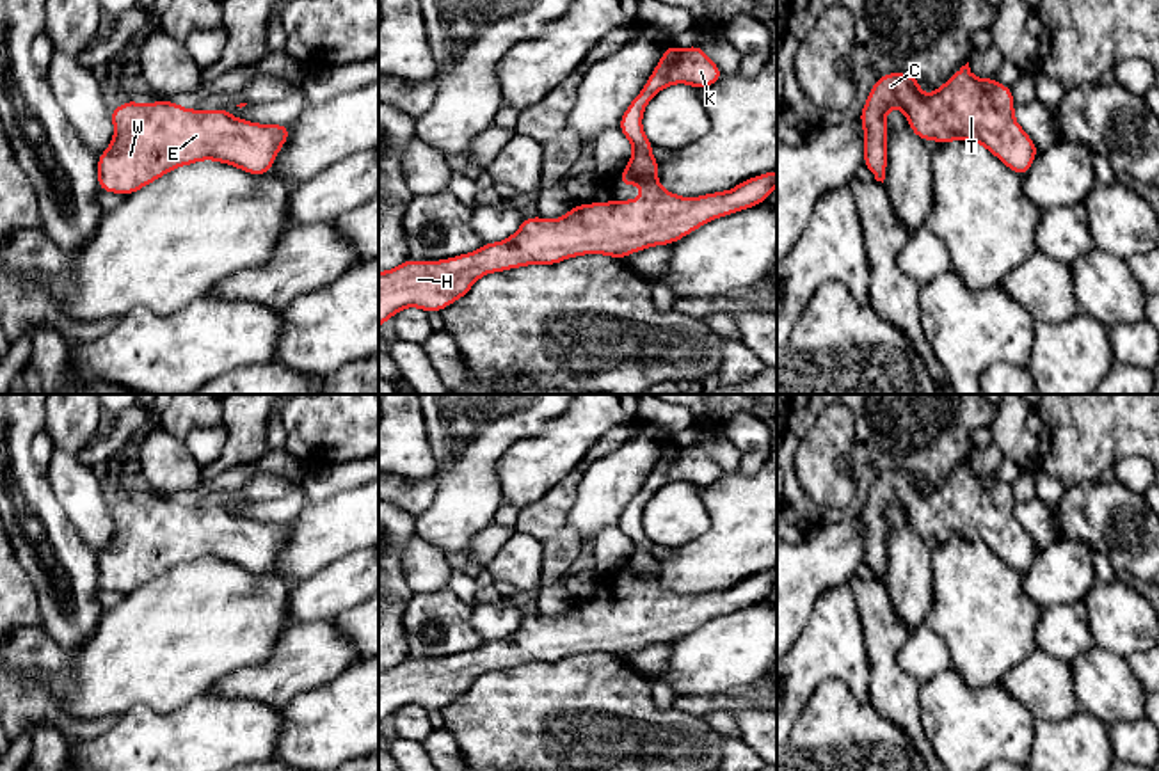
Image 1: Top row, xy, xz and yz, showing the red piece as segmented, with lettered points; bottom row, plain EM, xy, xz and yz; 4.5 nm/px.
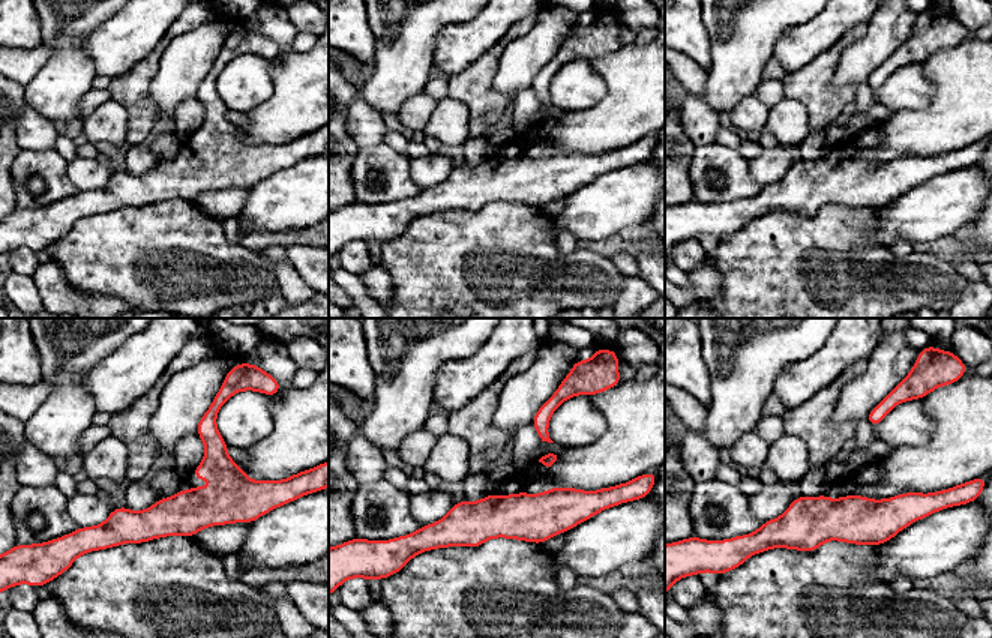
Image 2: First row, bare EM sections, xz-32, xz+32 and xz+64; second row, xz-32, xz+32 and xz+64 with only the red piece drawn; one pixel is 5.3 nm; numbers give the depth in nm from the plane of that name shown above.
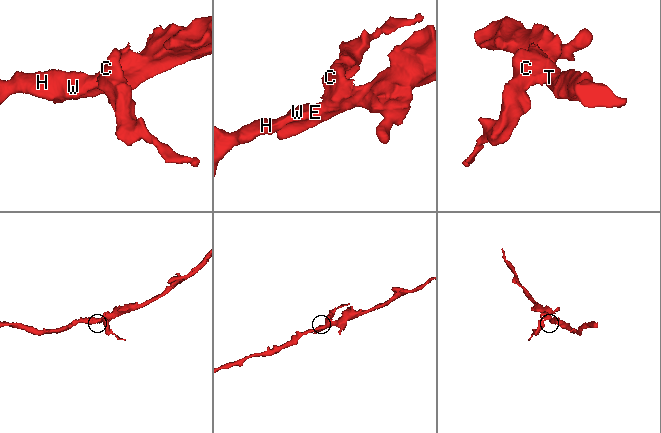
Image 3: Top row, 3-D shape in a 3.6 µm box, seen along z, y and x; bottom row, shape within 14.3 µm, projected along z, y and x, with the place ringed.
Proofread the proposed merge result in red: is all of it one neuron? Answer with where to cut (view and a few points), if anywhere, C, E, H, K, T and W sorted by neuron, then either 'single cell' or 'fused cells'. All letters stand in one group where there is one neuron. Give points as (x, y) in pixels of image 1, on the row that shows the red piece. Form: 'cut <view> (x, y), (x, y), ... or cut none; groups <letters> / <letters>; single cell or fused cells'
cut none; groups C E H K T W; single cell

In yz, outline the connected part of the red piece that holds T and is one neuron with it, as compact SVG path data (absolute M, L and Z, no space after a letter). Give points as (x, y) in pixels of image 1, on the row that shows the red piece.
M967 62L933 94L923 94L917 76L887 73L873 83L859 115L864 165L876 181L883 183L887 172L885 114L891 107L907 115L923 142L933 139L940 146L958 139L981 144L1022 178L1036 158L1036 144L1013 117L1013 91L994 76L978 80Z

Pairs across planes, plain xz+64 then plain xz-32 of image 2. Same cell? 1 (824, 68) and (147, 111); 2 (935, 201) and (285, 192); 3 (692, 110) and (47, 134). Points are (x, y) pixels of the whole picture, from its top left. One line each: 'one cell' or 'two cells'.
1: one cell
2: one cell
3: one cell

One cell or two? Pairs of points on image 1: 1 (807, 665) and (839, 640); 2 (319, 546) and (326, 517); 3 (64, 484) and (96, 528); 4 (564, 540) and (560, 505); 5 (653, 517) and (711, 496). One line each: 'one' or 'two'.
1: one
2: one
3: one
4: one
5: two

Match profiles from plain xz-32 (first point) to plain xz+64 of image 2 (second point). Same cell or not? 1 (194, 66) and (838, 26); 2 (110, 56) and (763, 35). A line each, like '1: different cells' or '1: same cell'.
1: different cells
2: different cells

